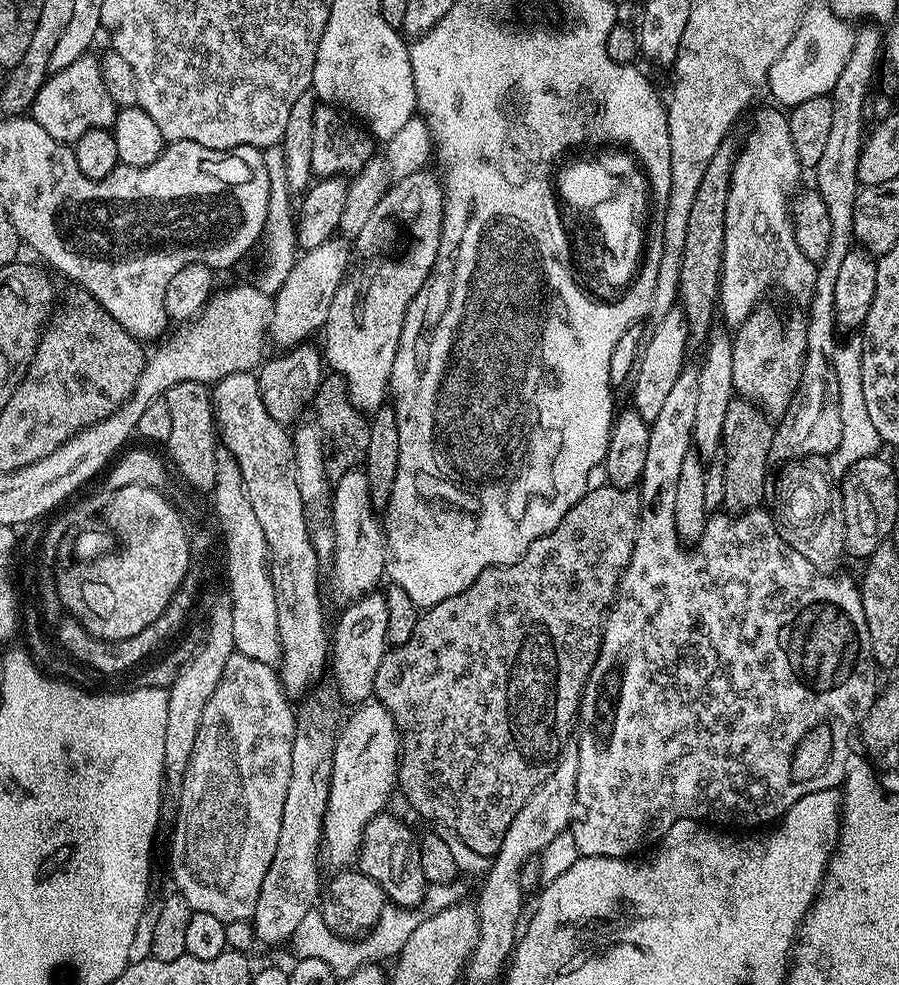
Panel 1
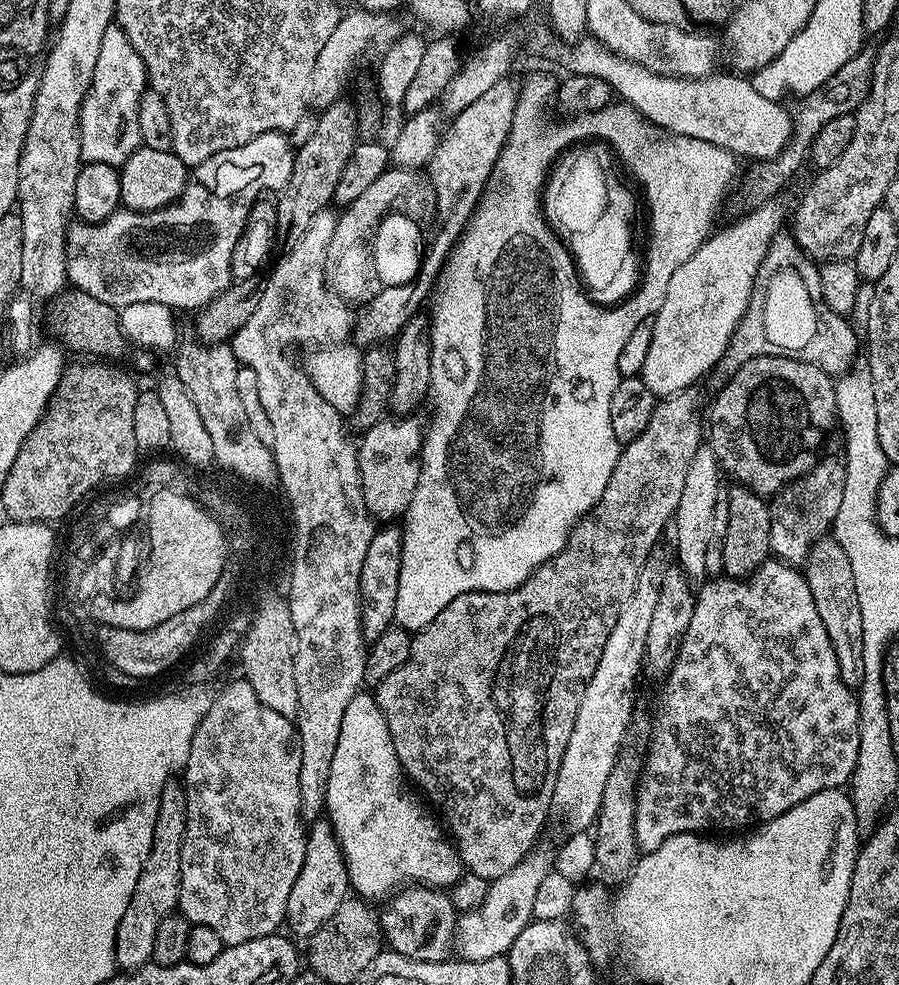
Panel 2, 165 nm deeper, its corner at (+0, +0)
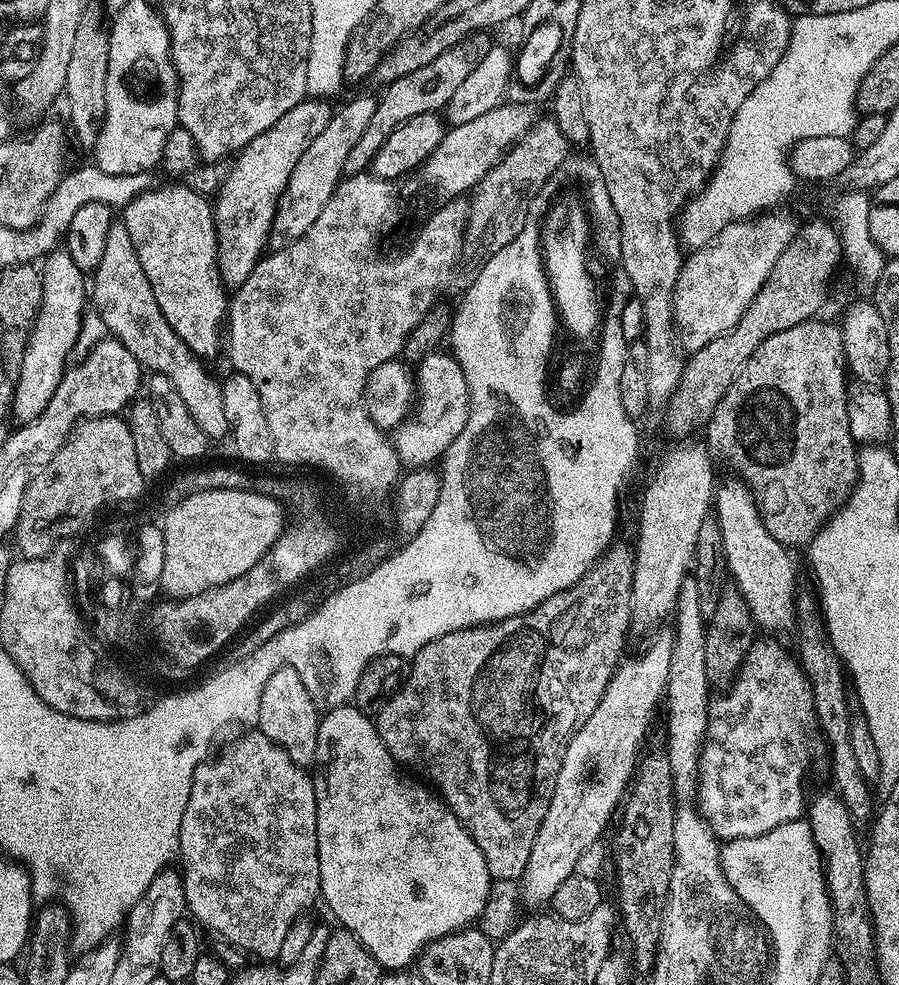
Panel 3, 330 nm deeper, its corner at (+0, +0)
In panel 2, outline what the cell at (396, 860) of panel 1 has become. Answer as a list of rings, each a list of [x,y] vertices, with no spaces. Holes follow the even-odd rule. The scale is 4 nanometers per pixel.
[[[412,886],[397,892],[387,901],[386,907],[388,909],[384,913],[380,912],[378,917],[383,939],[391,951],[418,962],[439,964],[453,955],[458,913],[447,891]]]

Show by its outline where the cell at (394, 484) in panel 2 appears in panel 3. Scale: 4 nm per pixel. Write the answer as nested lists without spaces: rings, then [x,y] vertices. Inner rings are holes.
[[[447,351],[429,352],[415,369],[414,379],[418,389],[414,415],[405,420],[390,436],[401,465],[408,470],[435,465],[443,457],[444,451],[452,445],[454,438],[462,434],[470,410],[464,371],[456,357]]]

